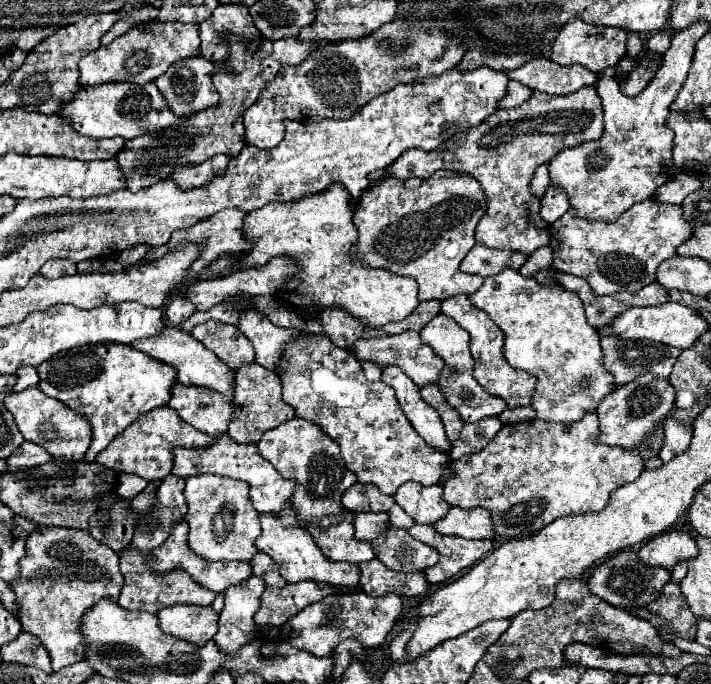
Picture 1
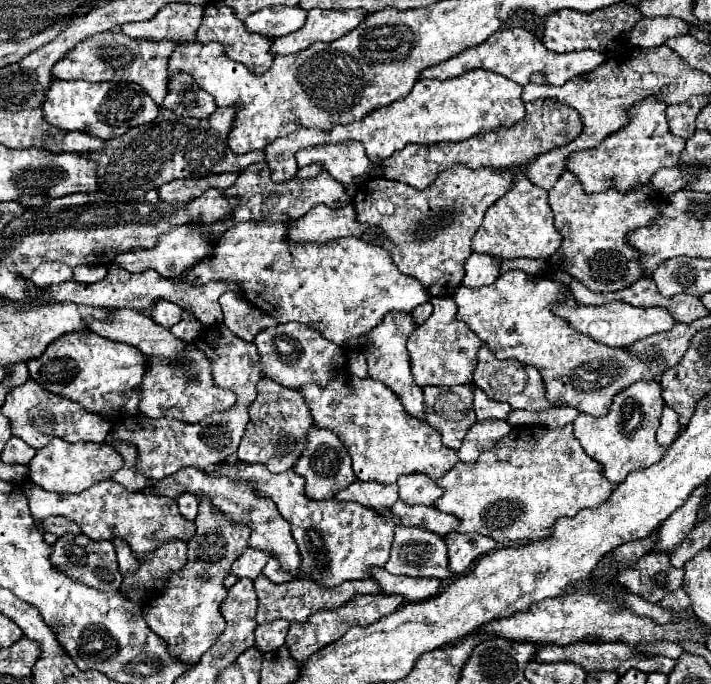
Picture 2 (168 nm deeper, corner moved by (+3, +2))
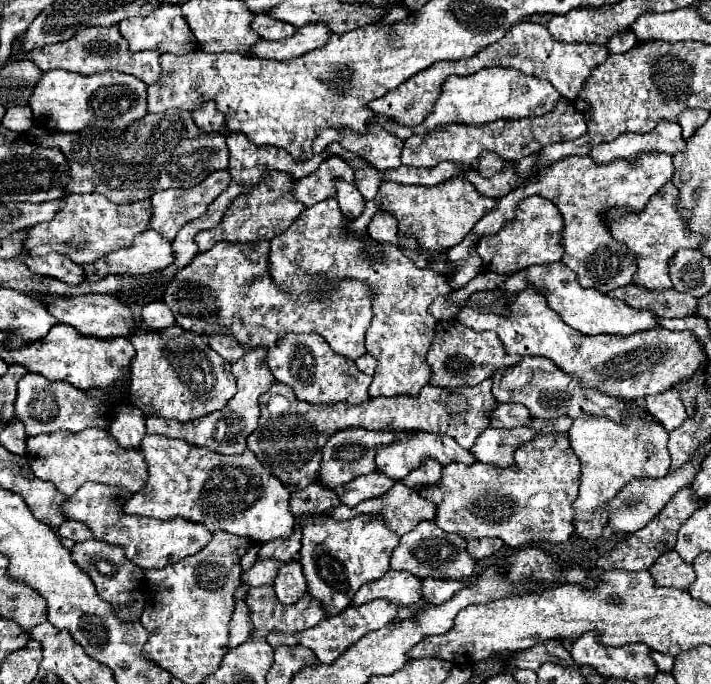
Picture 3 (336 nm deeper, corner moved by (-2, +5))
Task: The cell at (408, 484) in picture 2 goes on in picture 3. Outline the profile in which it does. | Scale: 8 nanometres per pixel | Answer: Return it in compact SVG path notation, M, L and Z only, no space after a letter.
M433 458L425 460L421 464L421 468L415 468L405 480L403 484L405 486L411 486L411 488L419 488L419 486L433 486L433 484L439 484L439 478L441 478L441 464Z

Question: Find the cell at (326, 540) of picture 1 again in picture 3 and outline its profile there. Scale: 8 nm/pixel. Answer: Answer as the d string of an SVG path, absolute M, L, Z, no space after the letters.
M309 484L303 490L289 488L289 492L293 516L305 522L299 562L303 566L311 596L323 606L325 618L331 618L351 606L355 592L363 584L379 580L389 570L389 558L399 544L399 534L391 532L383 520L375 516L363 514L343 522L331 520L327 510L339 506L341 502L333 490L325 490L319 484Z

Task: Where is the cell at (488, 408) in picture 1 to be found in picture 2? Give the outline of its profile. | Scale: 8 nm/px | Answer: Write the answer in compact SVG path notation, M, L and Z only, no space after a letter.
M474 387L474 413L478 421L484 419L506 419L510 413L510 405L502 401L492 401L482 389Z

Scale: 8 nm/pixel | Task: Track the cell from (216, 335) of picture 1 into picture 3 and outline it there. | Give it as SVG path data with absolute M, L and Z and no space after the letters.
M255 348L253 352L247 352L241 360L237 360L233 364L233 376L237 378L237 394L231 398L231 402L219 410L213 412L209 416L203 416L195 422L179 422L179 420L163 420L163 418L147 418L147 434L161 434L167 438L181 438L187 440L189 444L207 448L211 452L221 452L221 454L241 454L243 450L247 450L247 436L257 428L257 420L261 416L259 410L259 396L265 394L275 378L271 380L271 370L267 366L265 360L265 350Z

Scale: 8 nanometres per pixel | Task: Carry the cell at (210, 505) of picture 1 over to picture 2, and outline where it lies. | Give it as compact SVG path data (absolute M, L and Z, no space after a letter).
M200 495L198 499L198 517L194 521L196 533L188 541L188 563L180 575L170 577L166 591L158 599L144 605L144 619L148 627L170 645L170 651L178 659L186 659L190 665L200 661L200 657L212 647L216 637L226 627L224 617L220 615L220 603L226 599L228 591L224 589L222 581L228 575L234 559L248 549L250 537L250 527L226 519L226 515L212 507L206 495Z

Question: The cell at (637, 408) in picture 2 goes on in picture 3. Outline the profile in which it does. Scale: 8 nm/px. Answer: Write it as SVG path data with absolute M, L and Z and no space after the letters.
M589 416L589 418L577 418L573 420L573 426L569 428L569 444L573 448L573 452L577 454L577 458L581 460L581 486L579 486L579 496L575 500L575 534L587 542L593 544L593 548L599 554L611 552L619 542L623 542L625 534L619 536L611 536L611 540L603 540L603 528L607 526L609 520L609 510L607 504L617 496L617 492L621 492L631 480L635 478L663 478L669 472L669 464L671 464L671 456L667 450L667 440L669 434L667 430L659 424L659 422L645 422L639 420L635 416L631 416L625 424L615 424L613 420L607 418L597 418L597 416Z

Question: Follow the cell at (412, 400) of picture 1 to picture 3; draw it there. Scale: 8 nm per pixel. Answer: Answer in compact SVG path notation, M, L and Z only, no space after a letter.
M327 198L311 208L305 208L281 236L275 236L275 240L271 240L269 274L273 282L293 298L301 294L319 294L333 290L341 280L347 278L369 284L373 292L373 320L365 336L365 346L367 354L377 360L369 394L417 396L431 378L427 352L435 336L437 320L427 312L427 308L437 296L451 294L453 288L439 272L417 268L393 244L381 244L381 260L369 262L365 240L349 234L343 228L347 220L351 218L343 216L335 198Z

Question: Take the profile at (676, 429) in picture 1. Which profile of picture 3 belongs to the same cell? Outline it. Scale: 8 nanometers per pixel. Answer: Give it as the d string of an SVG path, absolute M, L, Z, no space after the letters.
M671 388L663 394L647 396L645 398L645 408L657 422L663 424L665 430L675 430L687 418L685 406L683 406L683 402L679 398L679 392L675 388Z

